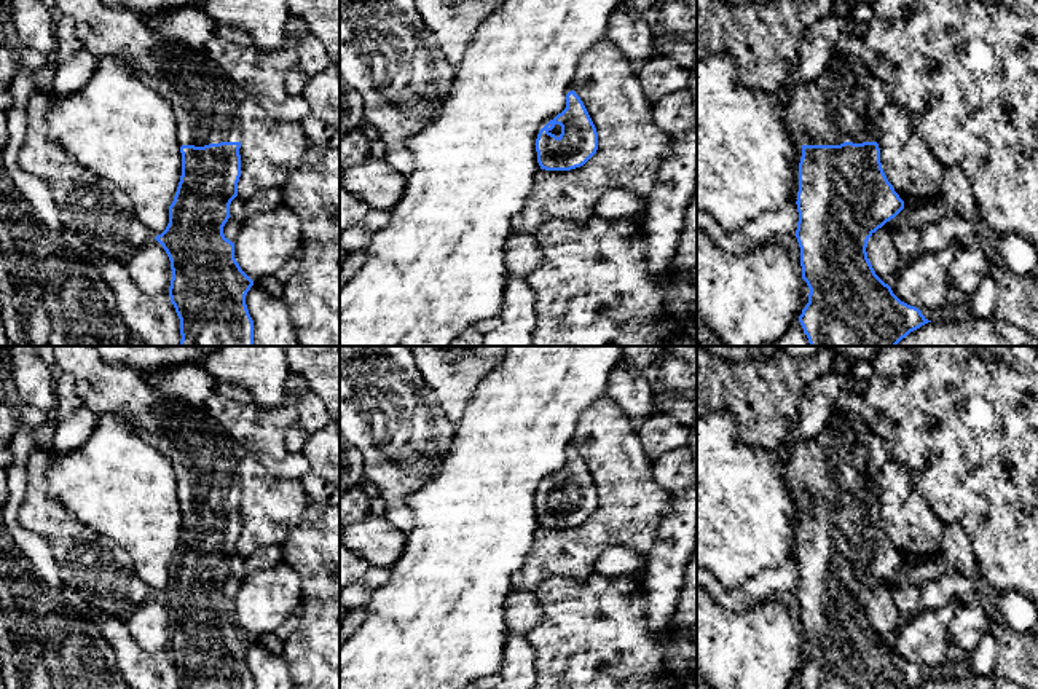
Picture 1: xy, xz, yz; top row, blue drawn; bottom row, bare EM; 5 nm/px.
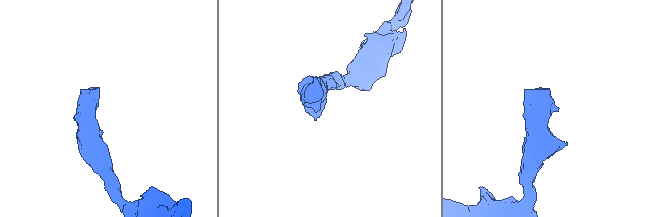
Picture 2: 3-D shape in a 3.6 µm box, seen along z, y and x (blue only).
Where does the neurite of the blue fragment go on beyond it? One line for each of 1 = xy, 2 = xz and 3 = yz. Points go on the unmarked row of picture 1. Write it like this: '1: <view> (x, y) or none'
1: xy (206, 458)
2: xz (557, 487)
3: yz (844, 460)

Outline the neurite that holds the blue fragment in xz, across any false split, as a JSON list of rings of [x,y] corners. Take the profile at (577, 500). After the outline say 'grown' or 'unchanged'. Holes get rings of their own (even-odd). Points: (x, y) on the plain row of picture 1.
[[[576,448],[566,451],[566,466],[537,491],[541,526],[571,528],[584,523],[598,507],[596,485]]] | grown

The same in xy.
[[[53,346],[56,370],[75,378],[75,391],[81,402],[97,416],[113,415],[123,418],[148,445],[161,451],[177,472],[177,493],[182,510],[182,533],[169,563],[169,581],[155,596],[163,603],[172,627],[169,644],[171,660],[180,676],[180,689],[254,689],[254,678],[246,662],[246,652],[254,638],[241,627],[234,616],[234,600],[225,595],[230,561],[238,553],[241,534],[241,482],[239,461],[247,455],[228,432],[225,432],[204,407],[196,408],[182,400],[163,396],[144,380],[142,373],[124,365],[108,365],[96,346]]] | grown

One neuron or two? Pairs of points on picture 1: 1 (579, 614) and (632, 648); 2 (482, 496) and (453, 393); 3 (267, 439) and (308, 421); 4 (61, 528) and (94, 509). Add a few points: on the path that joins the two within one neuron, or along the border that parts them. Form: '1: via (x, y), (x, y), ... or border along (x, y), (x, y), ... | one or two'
1: via (592, 627), (613, 648), (619, 648) | one
2: border along (479, 385), (456, 426) | two
3: border along (310, 389), (298, 399), (297, 421) | two
4: border along (58, 503), (109, 539) | two

